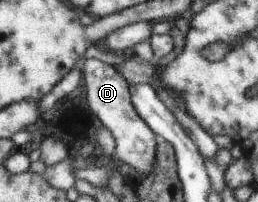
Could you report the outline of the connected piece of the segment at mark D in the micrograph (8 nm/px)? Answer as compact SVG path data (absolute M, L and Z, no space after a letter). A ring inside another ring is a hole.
M95 58L86 59L81 72L83 83L85 83L85 101L87 101L89 109L93 111L93 115L113 136L114 152L112 157L133 167L133 171L136 173L135 177L145 178L154 166L158 138L131 105L128 83L125 78L115 67Z

